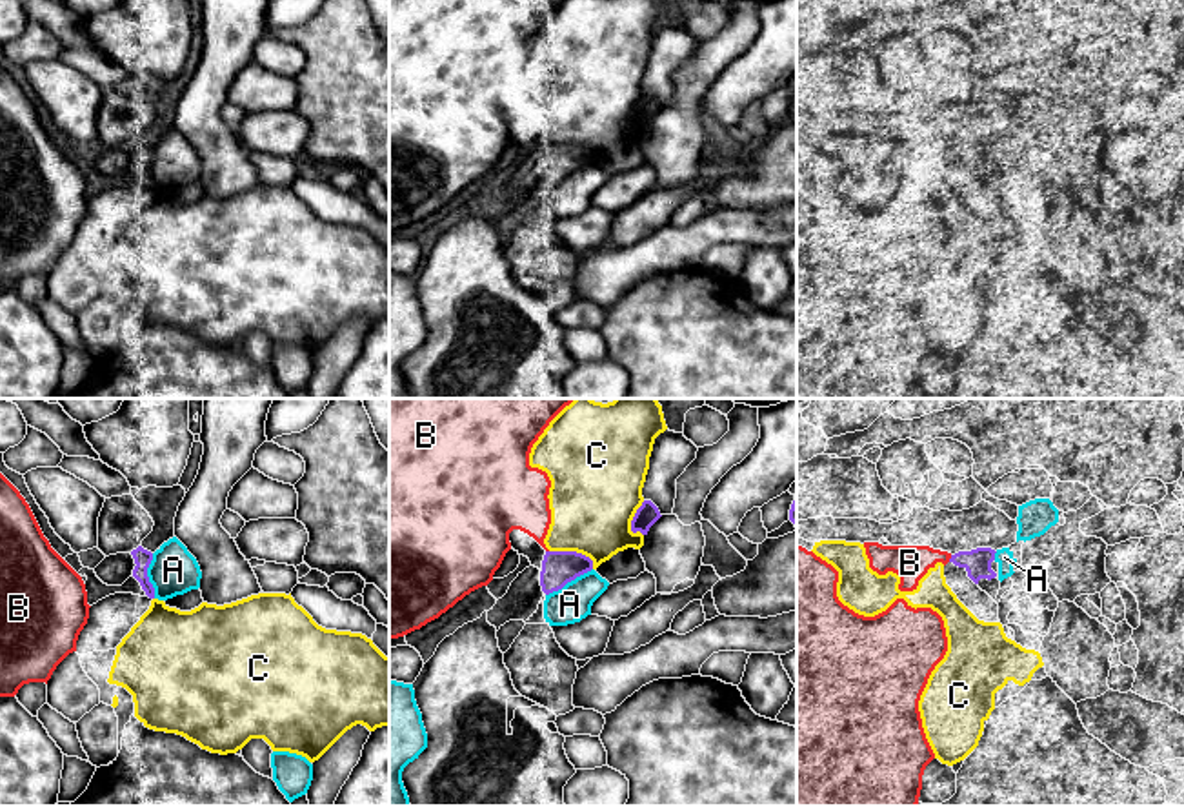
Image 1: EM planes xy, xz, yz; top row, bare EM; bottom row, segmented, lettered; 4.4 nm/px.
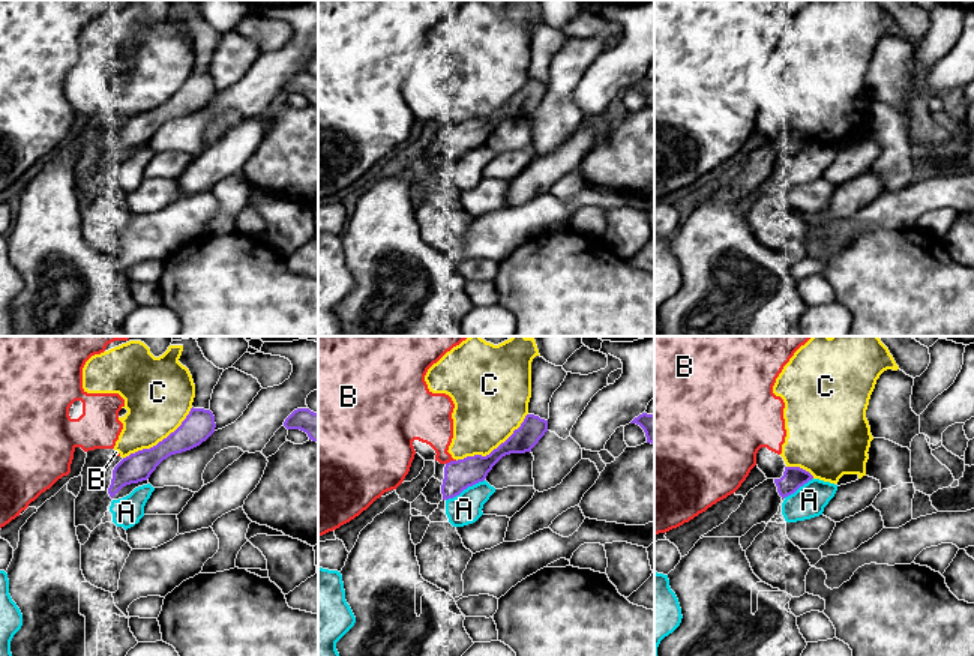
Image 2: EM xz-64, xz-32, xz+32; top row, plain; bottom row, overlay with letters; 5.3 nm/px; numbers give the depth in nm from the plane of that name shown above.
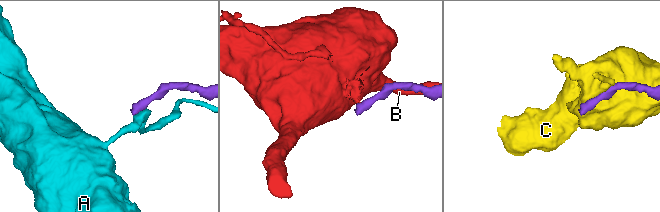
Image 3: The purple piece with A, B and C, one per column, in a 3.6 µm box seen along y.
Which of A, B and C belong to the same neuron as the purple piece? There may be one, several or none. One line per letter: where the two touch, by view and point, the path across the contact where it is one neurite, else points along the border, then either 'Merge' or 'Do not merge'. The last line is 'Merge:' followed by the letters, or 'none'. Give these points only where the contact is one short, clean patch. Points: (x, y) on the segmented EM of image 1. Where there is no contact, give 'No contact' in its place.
A: Touches purple at xz (568, 581). Do not merge
B: Touches purple at yz (950, 559). Do not merge
C: Touches purple at xz (575, 552). Do not merge
Merge: none

